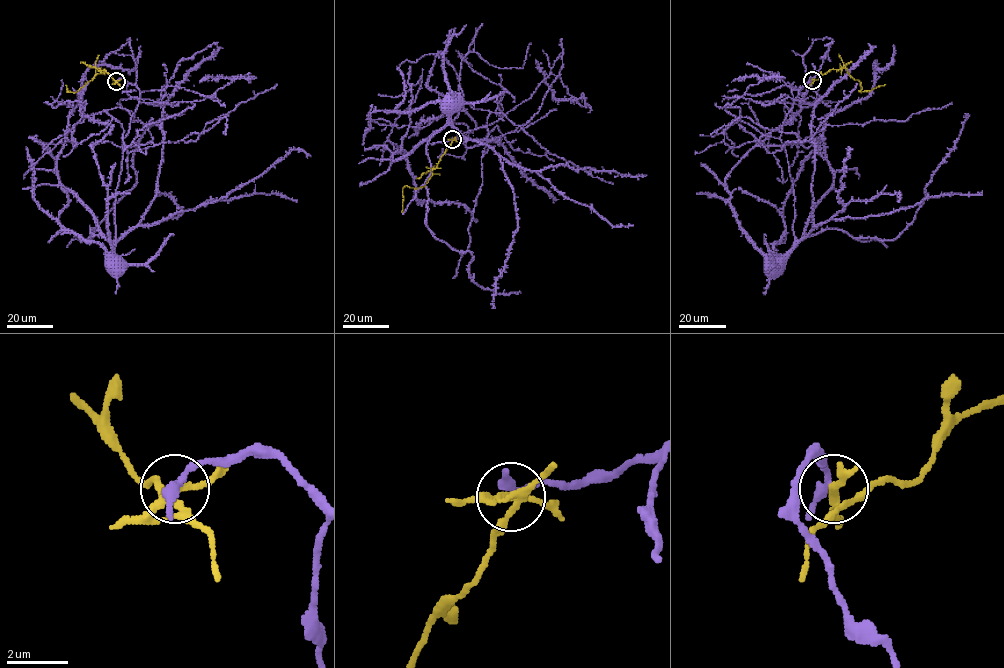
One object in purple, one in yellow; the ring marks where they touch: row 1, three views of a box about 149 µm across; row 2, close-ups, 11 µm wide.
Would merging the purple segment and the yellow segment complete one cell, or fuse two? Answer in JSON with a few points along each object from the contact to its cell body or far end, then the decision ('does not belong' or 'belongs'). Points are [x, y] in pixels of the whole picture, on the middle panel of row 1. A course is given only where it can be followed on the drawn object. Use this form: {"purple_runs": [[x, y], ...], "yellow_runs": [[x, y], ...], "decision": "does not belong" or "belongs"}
{"purple_runs": [[452, 139], [470, 132], [476, 124], [465, 109], [459, 108], [458, 116], [451, 122], [448, 110]], "yellow_runs": [[452, 139], [424, 186], [406, 185], [402, 189], [401, 212]], "decision": "does not belong"}

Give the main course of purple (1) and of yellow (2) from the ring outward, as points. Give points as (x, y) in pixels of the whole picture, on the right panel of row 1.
1: (812, 80), (810, 78), (805, 83), (783, 123), (780, 138), (794, 197), (794, 247), (785, 265), (783, 262)
2: (812, 80), (831, 69), (844, 67), (859, 81), (859, 91), (885, 85)

